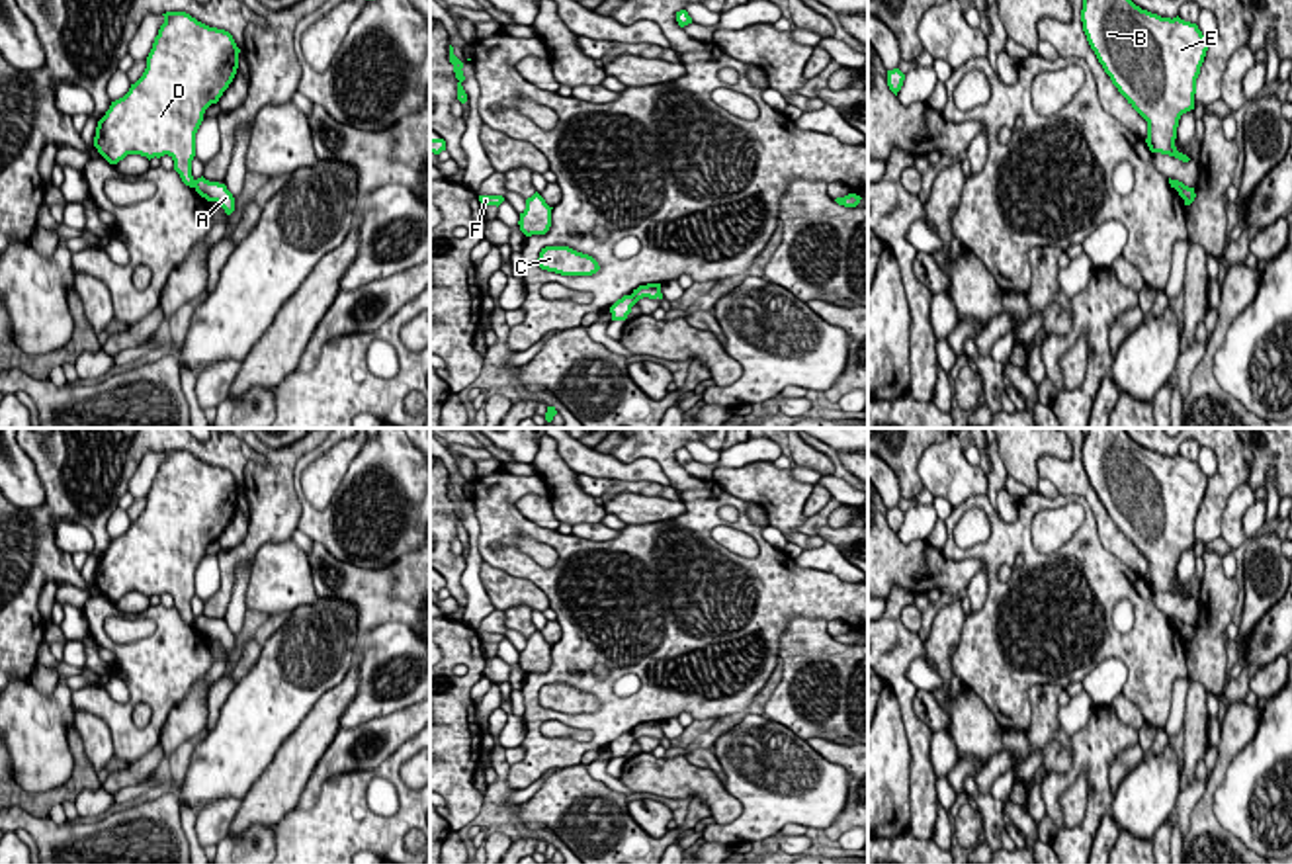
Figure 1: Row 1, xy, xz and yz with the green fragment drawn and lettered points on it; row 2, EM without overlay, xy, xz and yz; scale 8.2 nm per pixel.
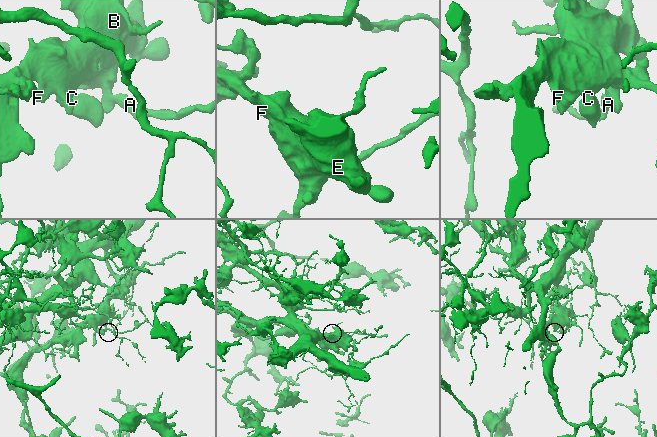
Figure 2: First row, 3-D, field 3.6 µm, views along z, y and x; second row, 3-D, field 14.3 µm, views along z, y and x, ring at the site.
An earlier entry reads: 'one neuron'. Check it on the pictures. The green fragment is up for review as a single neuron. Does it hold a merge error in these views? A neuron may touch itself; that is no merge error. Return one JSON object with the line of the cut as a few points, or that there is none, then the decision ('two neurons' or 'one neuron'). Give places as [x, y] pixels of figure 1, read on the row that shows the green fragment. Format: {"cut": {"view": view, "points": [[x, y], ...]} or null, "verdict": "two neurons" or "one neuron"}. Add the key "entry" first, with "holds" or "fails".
{"entry": "fails", "cut": {"view": "xy", "points": [[192, 180], [194, 186]]}, "verdict": "two neurons"}

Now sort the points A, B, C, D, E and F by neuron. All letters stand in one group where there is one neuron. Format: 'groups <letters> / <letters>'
groups A / B C D E F

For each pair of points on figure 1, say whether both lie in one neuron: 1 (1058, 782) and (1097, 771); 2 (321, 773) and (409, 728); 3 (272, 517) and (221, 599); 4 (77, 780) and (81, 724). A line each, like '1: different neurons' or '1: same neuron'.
1: same neuron
2: same neuron
3: same neuron
4: different neurons

